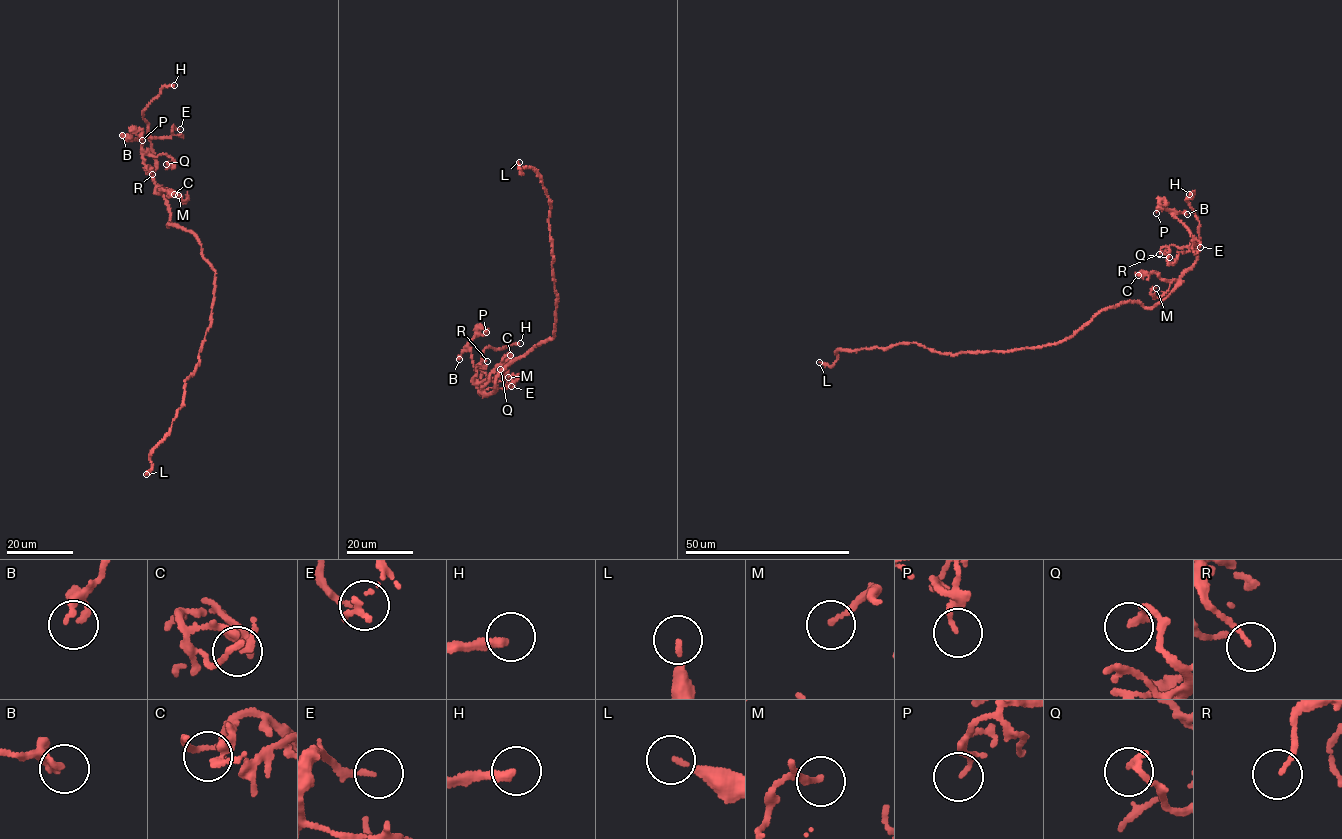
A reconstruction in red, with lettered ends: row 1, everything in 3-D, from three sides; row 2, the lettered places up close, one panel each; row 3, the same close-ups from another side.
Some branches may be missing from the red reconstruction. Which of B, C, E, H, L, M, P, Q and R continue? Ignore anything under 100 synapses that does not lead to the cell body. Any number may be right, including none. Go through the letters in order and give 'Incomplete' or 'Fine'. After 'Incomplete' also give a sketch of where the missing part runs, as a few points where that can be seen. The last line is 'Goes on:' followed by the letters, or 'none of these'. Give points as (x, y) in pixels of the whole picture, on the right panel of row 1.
B: Fine
C: Fine
E: Fine
H: Incomplete. Course of what is missing: (1189, 194), (1185, 195), (1180, 185), (1176, 186)
L: Incomplete. Course of what is missing: (819, 362), (693, 348), (741, 247), (763, 282), (793, 263)
M: Fine
P: Fine
Q: Fine
R: Fine
Goes on: H, L

